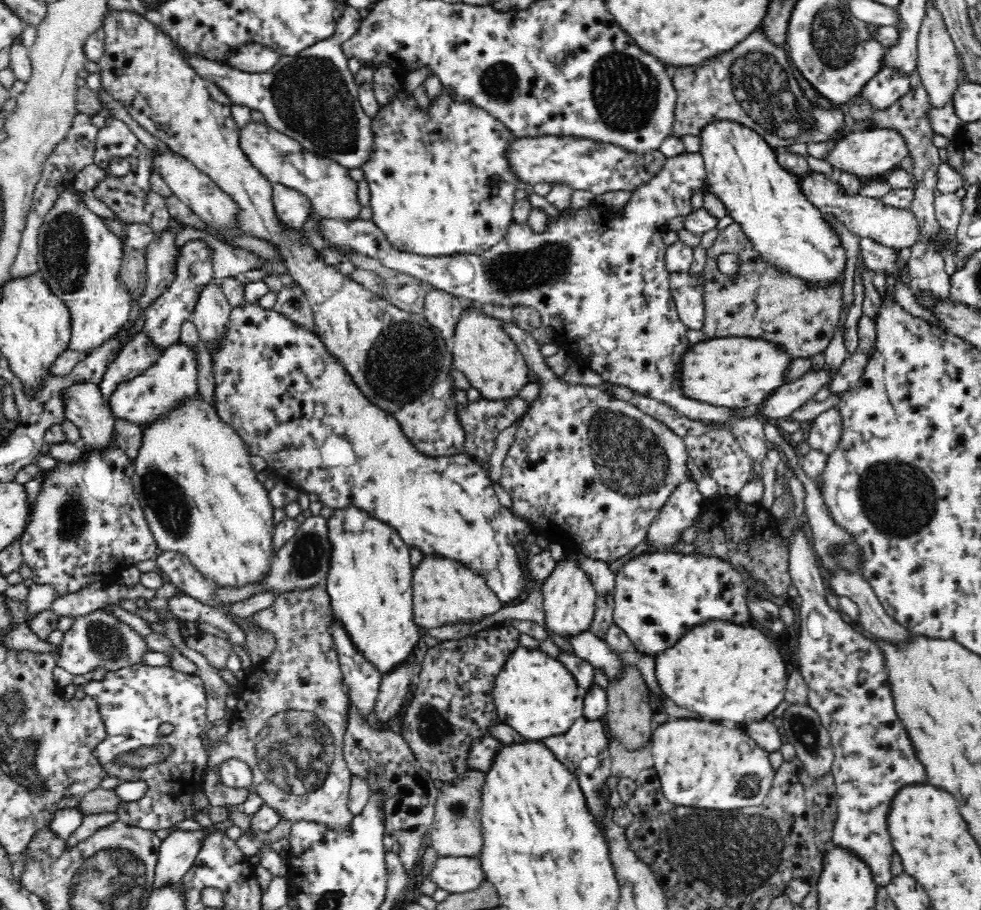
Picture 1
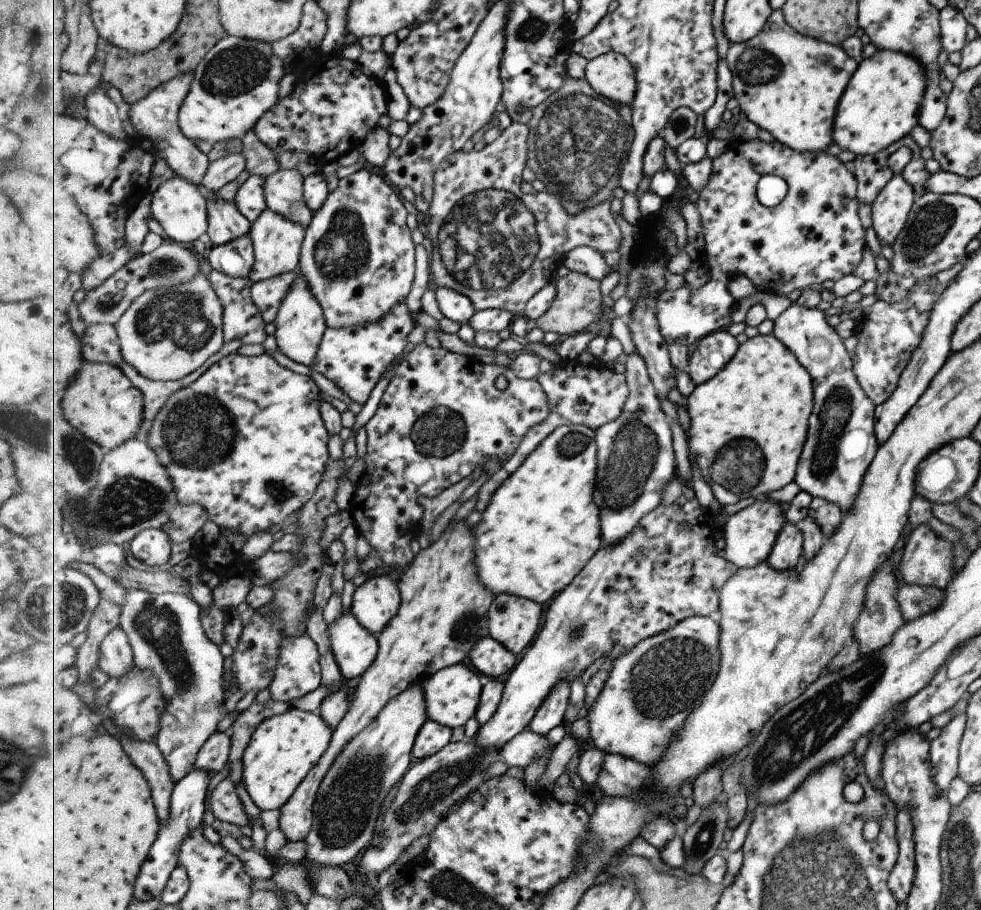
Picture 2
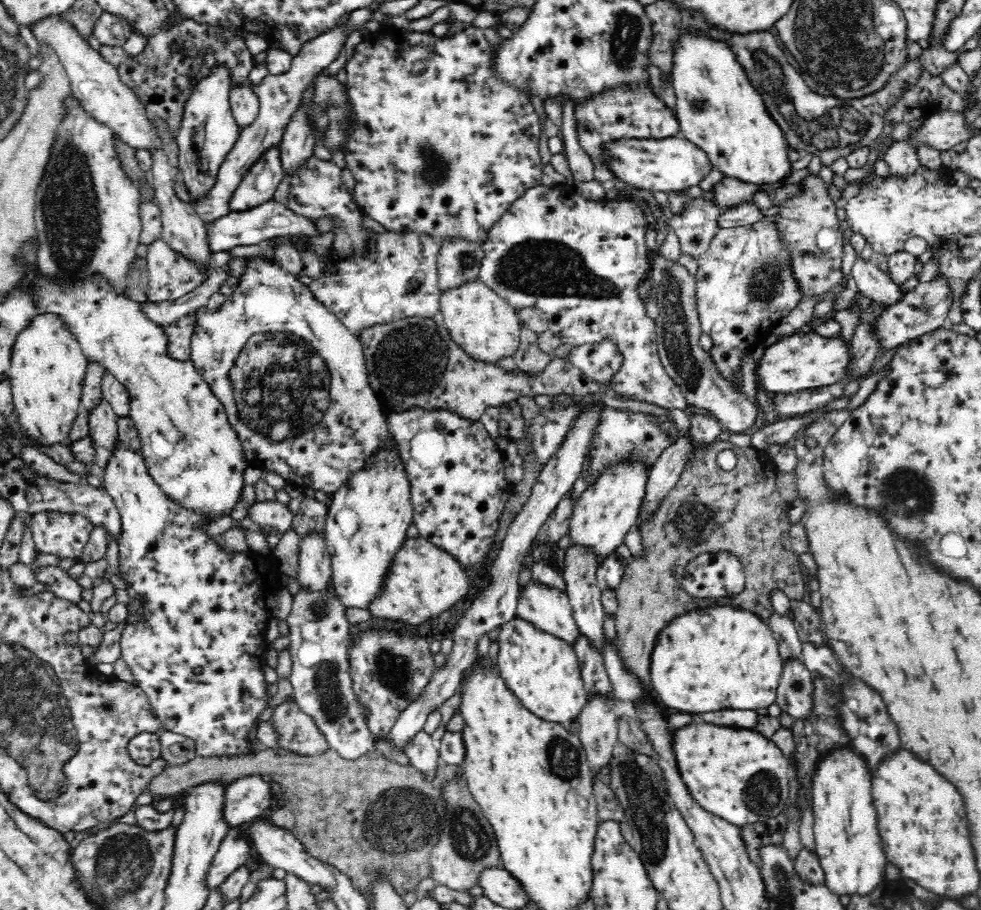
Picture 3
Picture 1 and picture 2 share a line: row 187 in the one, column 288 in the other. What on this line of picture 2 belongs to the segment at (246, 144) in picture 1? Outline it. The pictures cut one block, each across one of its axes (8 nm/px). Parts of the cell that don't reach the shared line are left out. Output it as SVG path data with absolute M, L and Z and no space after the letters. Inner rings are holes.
M299 270L295 271L295 276L297 276L297 280L291 286L291 290L287 292L287 296L283 300L283 306L281 306L281 310L279 310L274 320L276 325L275 335L283 354L303 366L313 366L317 360L317 353L321 350L321 342L325 338L325 331L328 326L323 307L311 292L307 278Z

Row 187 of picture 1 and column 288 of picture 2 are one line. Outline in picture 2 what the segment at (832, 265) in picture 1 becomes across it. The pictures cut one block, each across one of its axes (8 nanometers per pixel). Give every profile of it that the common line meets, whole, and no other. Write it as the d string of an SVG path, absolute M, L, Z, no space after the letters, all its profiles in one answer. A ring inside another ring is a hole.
M295 707L265 720L253 733L243 755L244 784L253 803L263 812L285 807L314 766L326 755L334 732L320 713L312 714Z

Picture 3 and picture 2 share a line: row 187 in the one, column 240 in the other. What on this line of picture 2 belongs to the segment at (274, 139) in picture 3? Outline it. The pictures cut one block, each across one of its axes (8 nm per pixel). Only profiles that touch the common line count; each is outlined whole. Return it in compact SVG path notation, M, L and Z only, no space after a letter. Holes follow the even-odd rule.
M204 189L210 211L210 231L208 236L213 247L221 246L247 236L252 230L252 222L237 208L235 200L217 200L211 190Z

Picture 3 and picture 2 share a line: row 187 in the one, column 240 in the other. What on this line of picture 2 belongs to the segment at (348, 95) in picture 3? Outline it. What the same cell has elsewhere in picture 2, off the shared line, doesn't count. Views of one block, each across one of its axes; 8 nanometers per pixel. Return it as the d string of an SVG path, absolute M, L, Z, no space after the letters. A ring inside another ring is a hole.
M267 352L254 357L233 353L211 366L195 384L171 396L171 400L167 401L166 406L148 427L145 439L151 444L151 448L155 448L159 460L171 474L171 480L175 482L175 492L179 496L179 505L203 504L207 508L209 520L216 523L219 528L247 532L247 536L250 537L257 532L267 531L277 524L291 524L291 516L315 496L315 492L319 490L319 484L323 482L323 476L327 474L327 467L330 463L327 442L329 442L330 432L322 416L321 394L318 384L315 384L312 378L305 376L303 372L298 373L281 366Z

